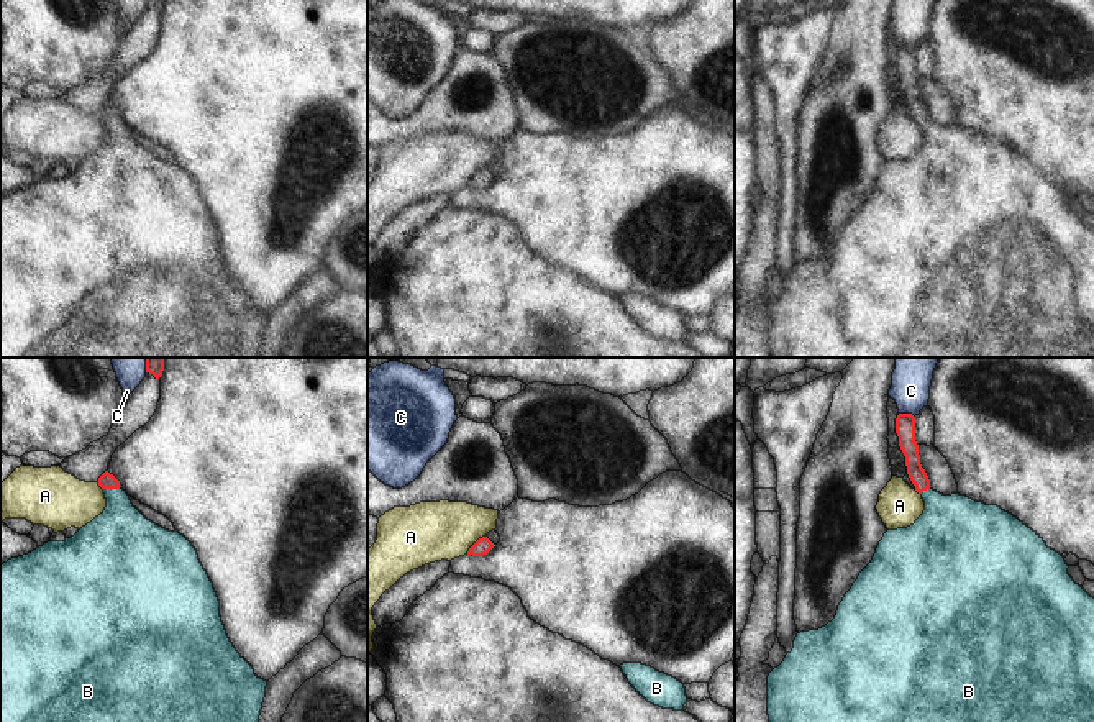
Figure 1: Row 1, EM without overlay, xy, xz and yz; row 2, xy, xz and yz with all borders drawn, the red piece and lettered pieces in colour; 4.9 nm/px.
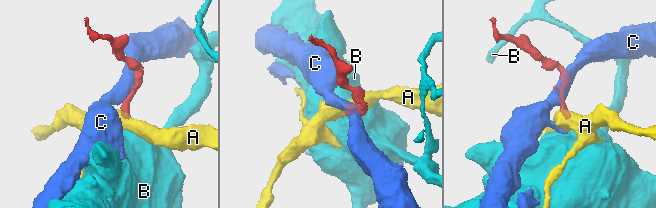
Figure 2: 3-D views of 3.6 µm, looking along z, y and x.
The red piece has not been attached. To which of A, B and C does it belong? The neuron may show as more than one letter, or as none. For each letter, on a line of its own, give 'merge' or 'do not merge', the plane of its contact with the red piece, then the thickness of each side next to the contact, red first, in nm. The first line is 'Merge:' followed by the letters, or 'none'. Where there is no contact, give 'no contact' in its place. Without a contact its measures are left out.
Merge: B
A: do not merge; meets red in xz; 80 nm thick on the red side, 300 nm on the other
B: merge; meets red in xy; 80 nm thick on the red side, 300 nm on the other
C: do not merge; meets red in yz; 100 nm thick on the red side, 190 nm on the other

